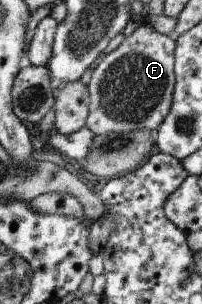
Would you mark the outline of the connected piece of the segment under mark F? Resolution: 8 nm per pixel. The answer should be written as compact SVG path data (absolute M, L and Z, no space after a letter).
M147 22L125 37L119 47L105 56L92 71L92 78L88 84L91 114L88 116L87 127L96 135L107 135L113 131L128 133L143 129L157 130L169 114L174 101L176 48L177 41L174 36L159 32Z

